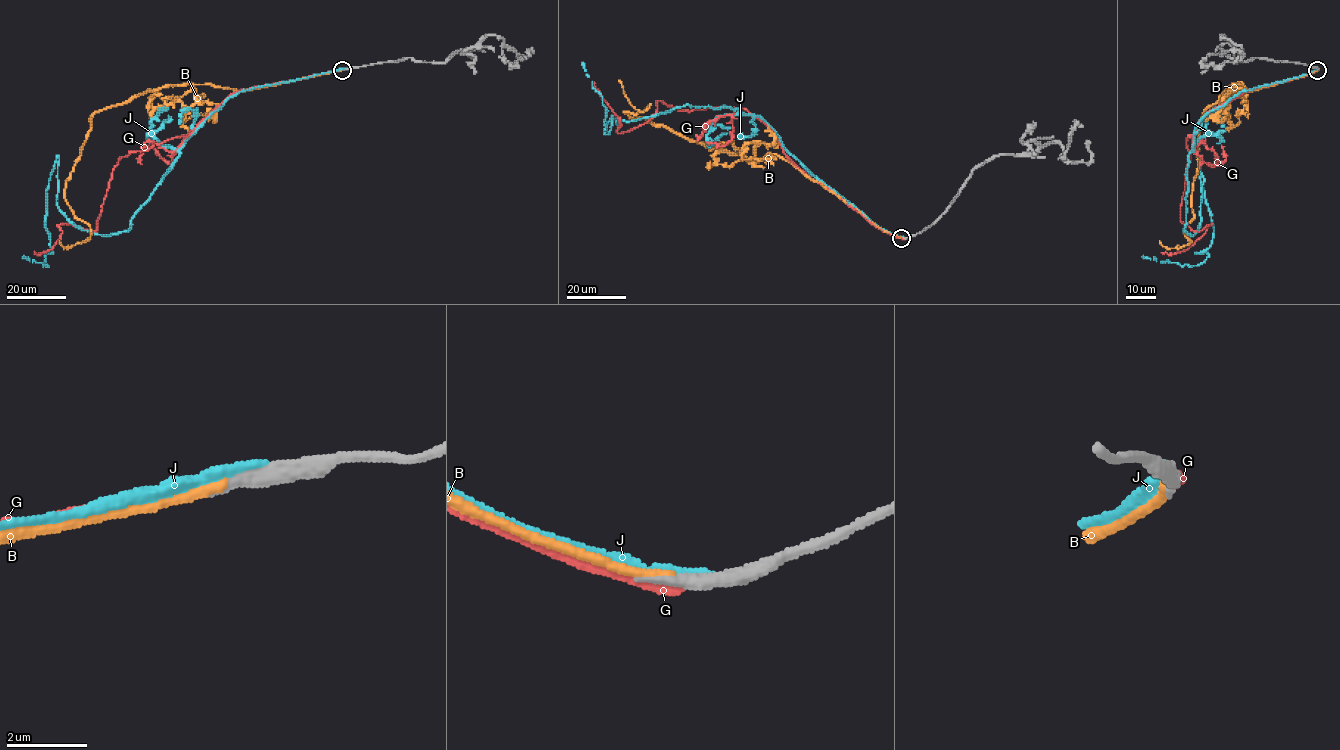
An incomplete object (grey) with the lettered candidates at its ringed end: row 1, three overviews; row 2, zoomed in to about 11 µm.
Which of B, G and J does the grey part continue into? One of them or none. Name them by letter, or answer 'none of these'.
B

